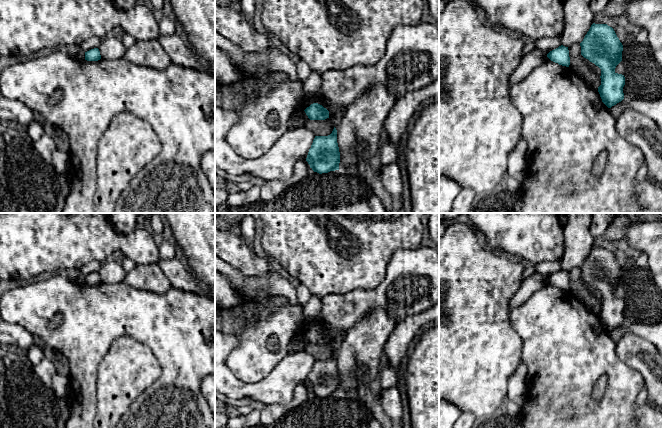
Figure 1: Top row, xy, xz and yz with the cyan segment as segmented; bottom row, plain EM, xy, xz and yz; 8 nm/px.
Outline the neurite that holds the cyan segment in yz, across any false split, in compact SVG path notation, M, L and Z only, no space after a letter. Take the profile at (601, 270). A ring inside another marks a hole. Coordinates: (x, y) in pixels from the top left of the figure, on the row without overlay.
M593 247L580 267L581 279L601 293L601 309L598 316L608 331L624 323L625 301L615 296L622 285L623 269L614 253L607 248Z

